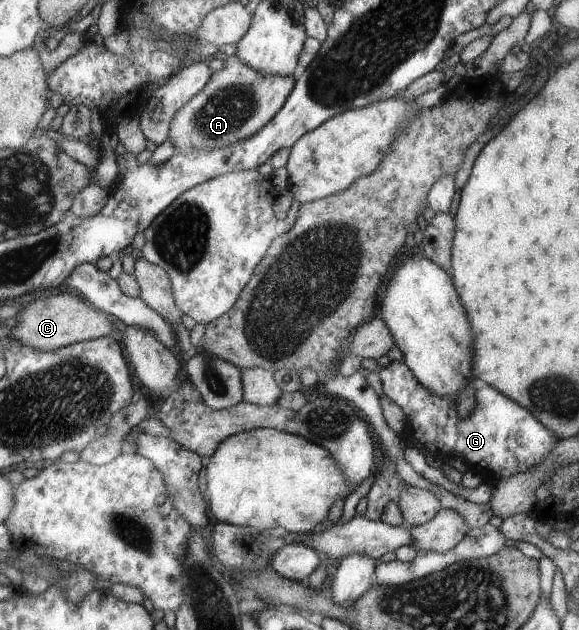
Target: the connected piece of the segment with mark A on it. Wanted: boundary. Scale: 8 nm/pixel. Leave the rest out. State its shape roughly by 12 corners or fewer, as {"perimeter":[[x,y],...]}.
{"perimeter":[[238,56],[172,119],[179,153],[249,139],[295,79]]}

